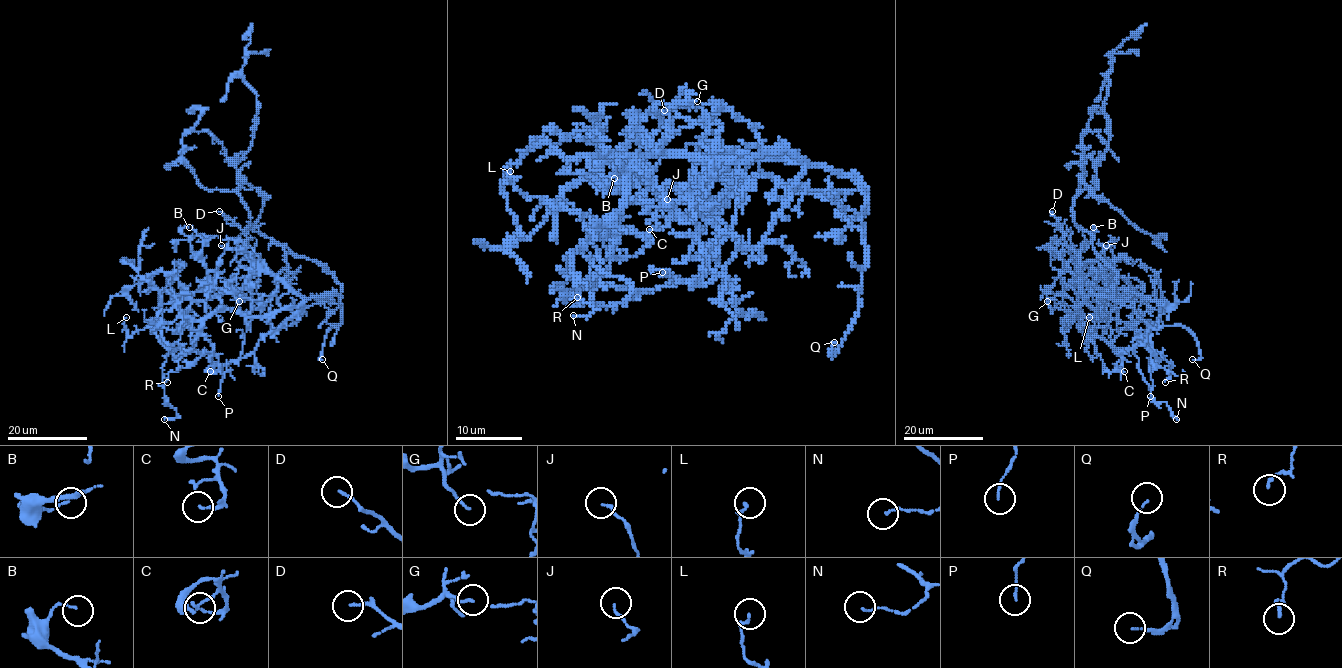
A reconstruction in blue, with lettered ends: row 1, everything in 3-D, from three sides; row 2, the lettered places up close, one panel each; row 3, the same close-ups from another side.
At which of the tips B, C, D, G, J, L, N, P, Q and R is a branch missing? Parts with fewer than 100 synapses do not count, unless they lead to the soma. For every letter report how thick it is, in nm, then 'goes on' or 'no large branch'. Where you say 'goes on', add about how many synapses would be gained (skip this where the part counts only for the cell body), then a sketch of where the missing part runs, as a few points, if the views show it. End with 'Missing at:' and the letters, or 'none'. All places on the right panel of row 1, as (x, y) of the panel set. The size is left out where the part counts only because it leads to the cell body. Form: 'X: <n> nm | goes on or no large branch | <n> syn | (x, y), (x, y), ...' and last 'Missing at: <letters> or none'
B: 90 nm | no large branch
C: 140 nm | no large branch
D: 120 nm | no large branch
G: 80 nm | no large branch
J: 120 nm | no large branch
L: 140 nm | no large branch
N: 100 nm | no large branch
P: 90 nm | no large branch
Q: 70 nm | goes on | (1192, 359), (1172, 355), (1143, 360), (1136, 355), (1127, 355)
R: 120 nm | no large branch
Missing at: Q

